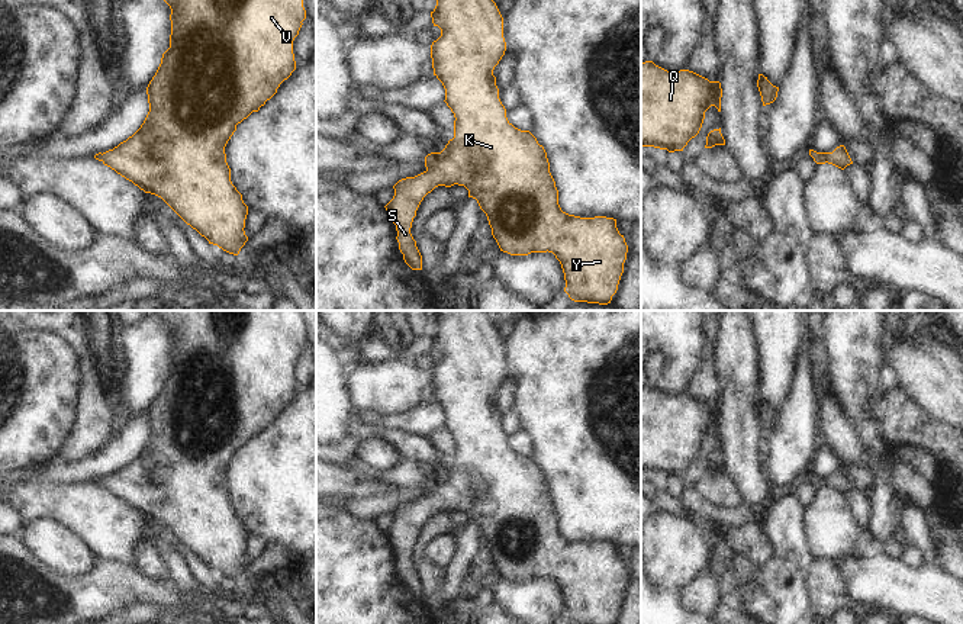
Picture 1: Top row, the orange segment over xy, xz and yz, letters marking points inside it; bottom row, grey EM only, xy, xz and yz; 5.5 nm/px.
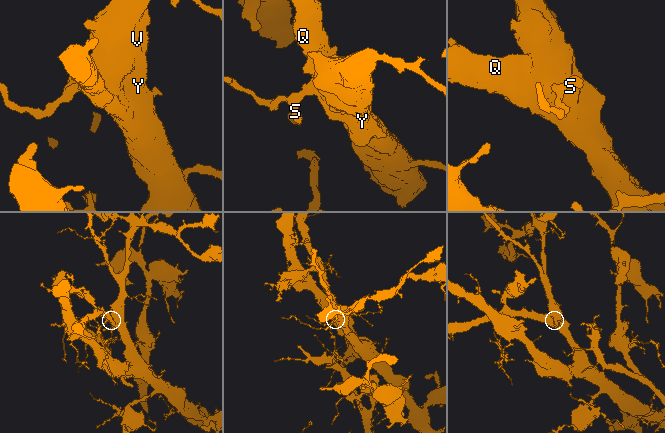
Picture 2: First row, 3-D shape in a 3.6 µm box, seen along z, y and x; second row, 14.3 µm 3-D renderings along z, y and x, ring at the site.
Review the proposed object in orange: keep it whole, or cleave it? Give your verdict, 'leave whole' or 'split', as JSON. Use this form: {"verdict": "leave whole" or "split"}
{"verdict": "leave whole"}

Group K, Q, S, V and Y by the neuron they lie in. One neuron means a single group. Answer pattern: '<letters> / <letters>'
K Q S V Y

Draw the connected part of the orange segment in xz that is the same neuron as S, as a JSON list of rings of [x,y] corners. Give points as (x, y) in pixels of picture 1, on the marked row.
[[[437,0],[431,12],[434,26],[441,29],[441,36],[431,45],[434,75],[445,89],[445,103],[454,113],[454,138],[441,152],[425,157],[426,170],[415,177],[399,180],[393,189],[393,199],[384,206],[393,215],[397,231],[399,250],[405,263],[412,270],[422,270],[422,255],[410,234],[413,218],[423,197],[438,186],[464,186],[468,197],[477,200],[486,213],[492,235],[500,251],[511,255],[528,255],[531,253],[553,253],[560,261],[566,287],[564,292],[574,302],[608,305],[618,290],[628,245],[616,228],[616,219],[606,216],[580,218],[561,210],[558,190],[550,173],[550,163],[542,145],[529,131],[515,128],[506,118],[506,109],[499,99],[495,67],[506,51],[503,38],[503,17],[493,0]]]

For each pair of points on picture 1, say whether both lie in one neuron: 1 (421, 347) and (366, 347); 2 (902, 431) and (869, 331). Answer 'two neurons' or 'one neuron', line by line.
1: one neuron
2: two neurons

